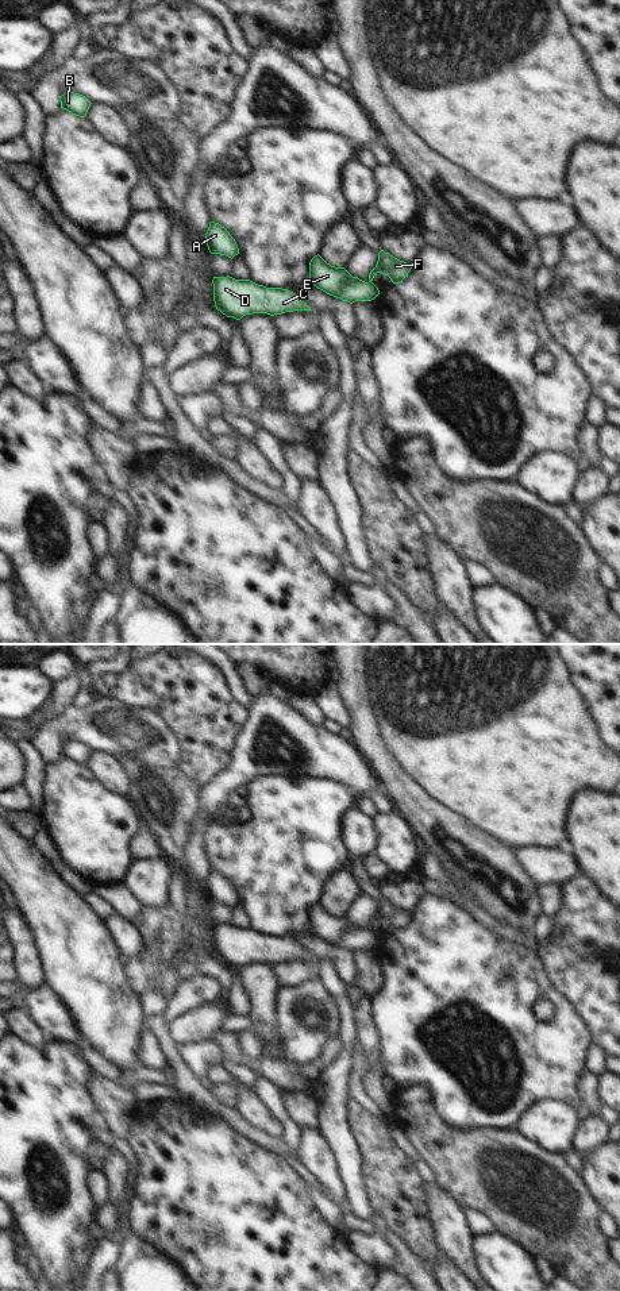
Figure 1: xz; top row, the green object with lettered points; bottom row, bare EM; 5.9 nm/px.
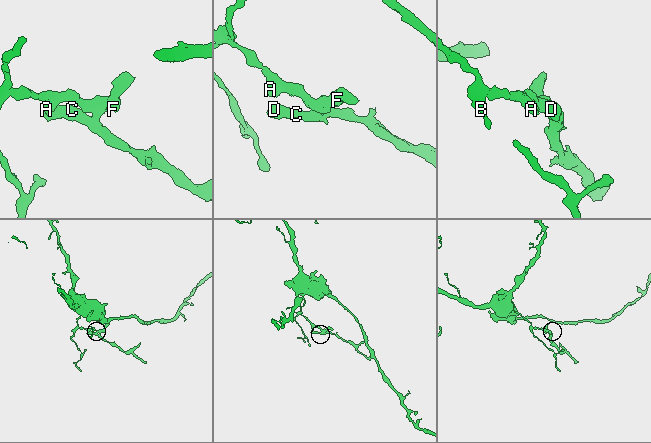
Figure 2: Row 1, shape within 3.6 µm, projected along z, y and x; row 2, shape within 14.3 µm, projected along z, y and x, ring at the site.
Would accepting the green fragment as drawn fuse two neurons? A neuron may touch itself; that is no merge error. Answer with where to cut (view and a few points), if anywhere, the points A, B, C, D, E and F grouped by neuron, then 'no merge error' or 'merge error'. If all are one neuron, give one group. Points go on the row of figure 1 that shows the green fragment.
cut in xz along (358, 278), (346, 281), (338, 297); A B E F / C D; merge error

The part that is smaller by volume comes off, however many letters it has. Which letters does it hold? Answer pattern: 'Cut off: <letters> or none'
Cut off: C, D

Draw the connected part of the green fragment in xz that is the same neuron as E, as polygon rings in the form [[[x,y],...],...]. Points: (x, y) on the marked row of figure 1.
[[[319,254],[315,255],[309,262],[309,284],[316,286],[317,289],[326,292],[330,296],[339,298],[342,286],[350,278],[359,280],[358,277],[353,277],[344,267],[335,267],[327,263]]]

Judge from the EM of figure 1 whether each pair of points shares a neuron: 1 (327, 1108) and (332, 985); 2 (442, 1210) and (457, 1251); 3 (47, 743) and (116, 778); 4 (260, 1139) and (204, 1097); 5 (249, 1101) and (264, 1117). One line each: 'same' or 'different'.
1: same
2: same
3: different
4: same
5: same

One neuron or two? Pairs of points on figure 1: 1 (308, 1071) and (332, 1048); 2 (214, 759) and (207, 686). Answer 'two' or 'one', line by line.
1: one
2: one

